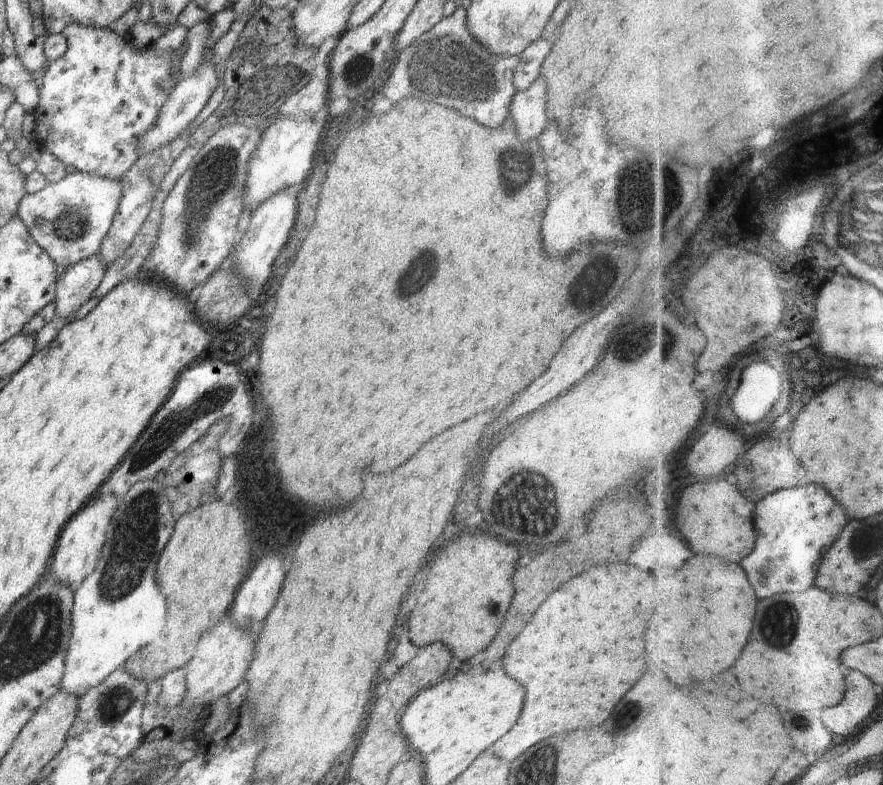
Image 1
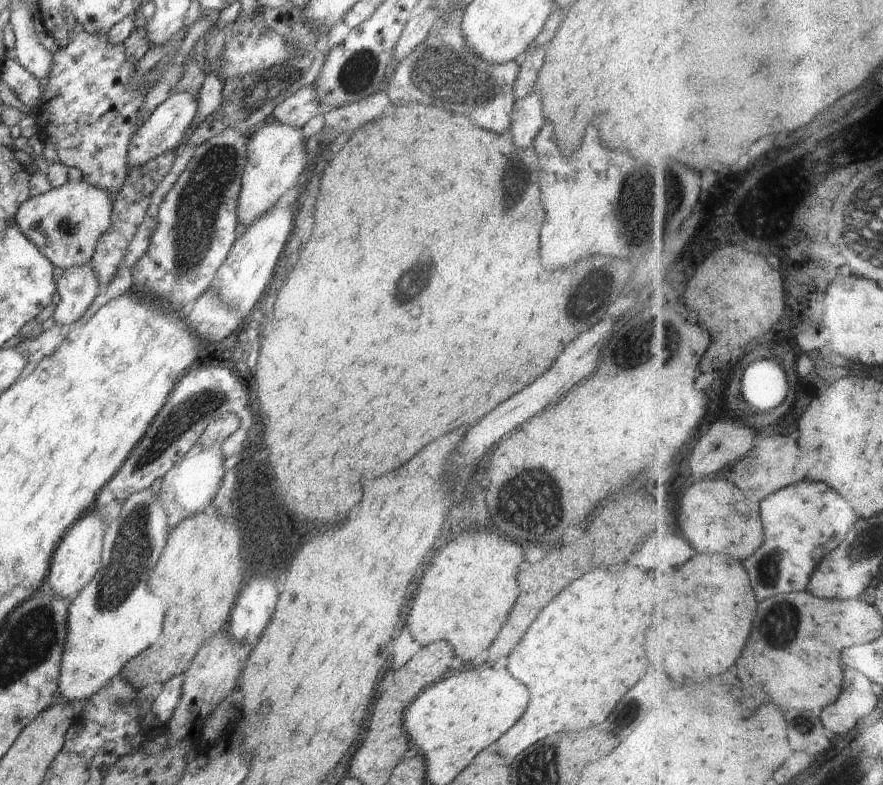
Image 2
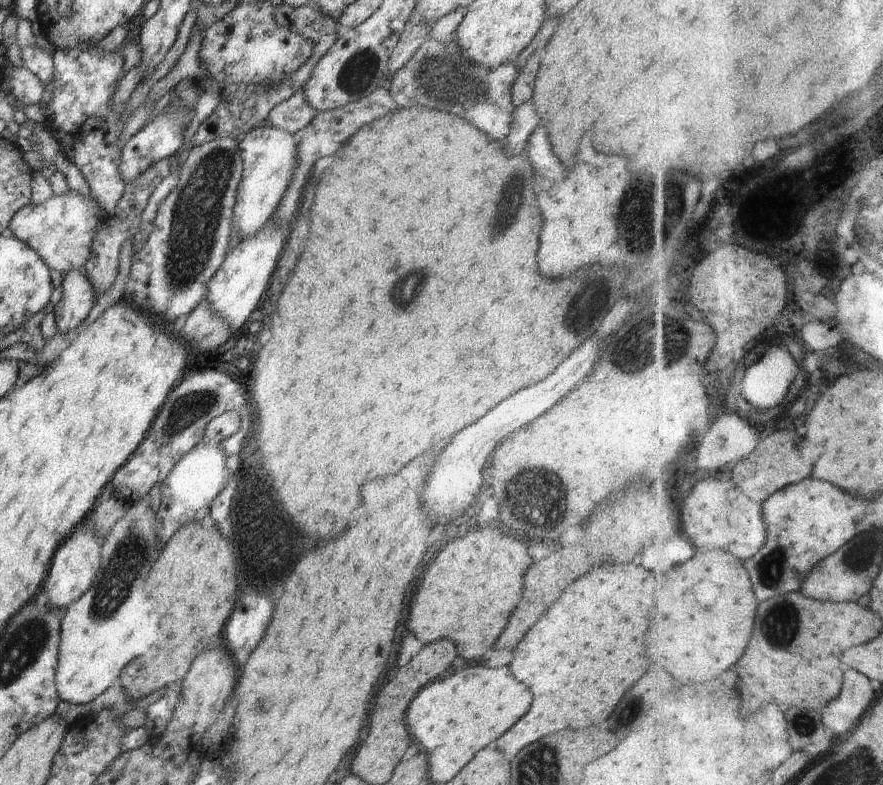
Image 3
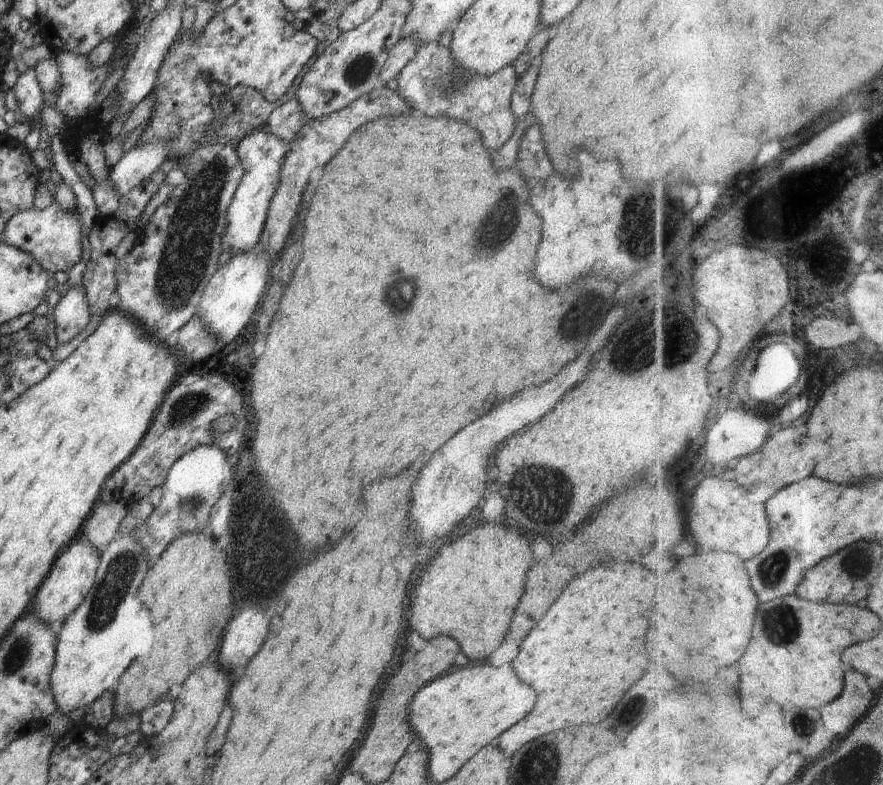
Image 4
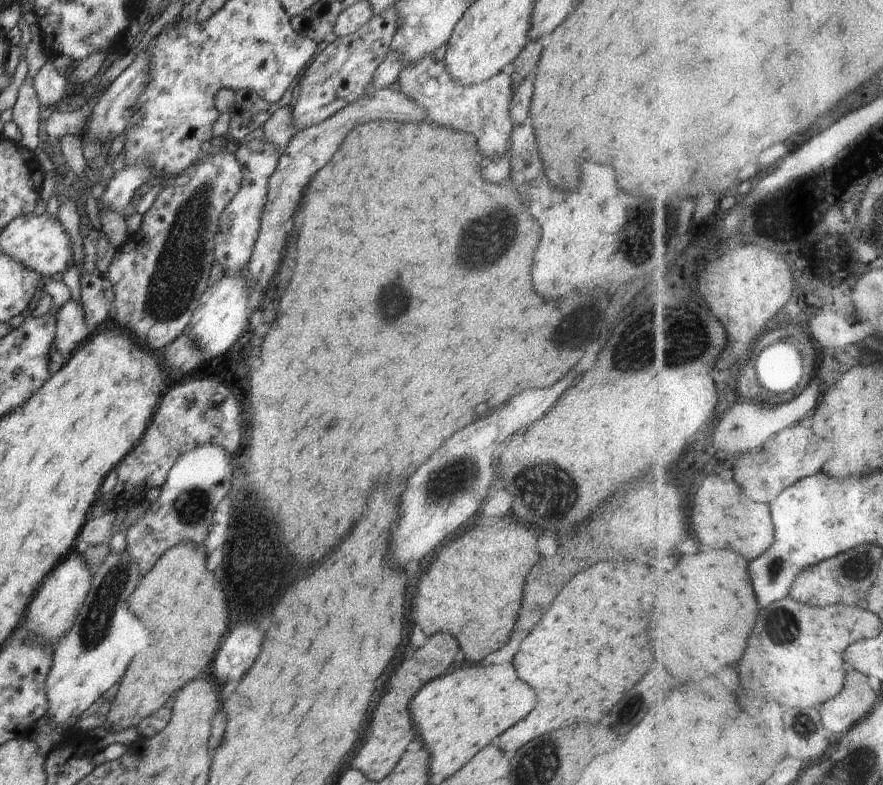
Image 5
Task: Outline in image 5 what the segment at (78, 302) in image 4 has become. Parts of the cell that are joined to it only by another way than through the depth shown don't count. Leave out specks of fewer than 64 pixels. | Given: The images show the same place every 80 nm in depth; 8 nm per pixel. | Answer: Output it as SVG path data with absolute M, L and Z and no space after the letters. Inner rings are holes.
M72 299L53 312L57 320L54 348L68 360L91 333L85 323L83 308Z

